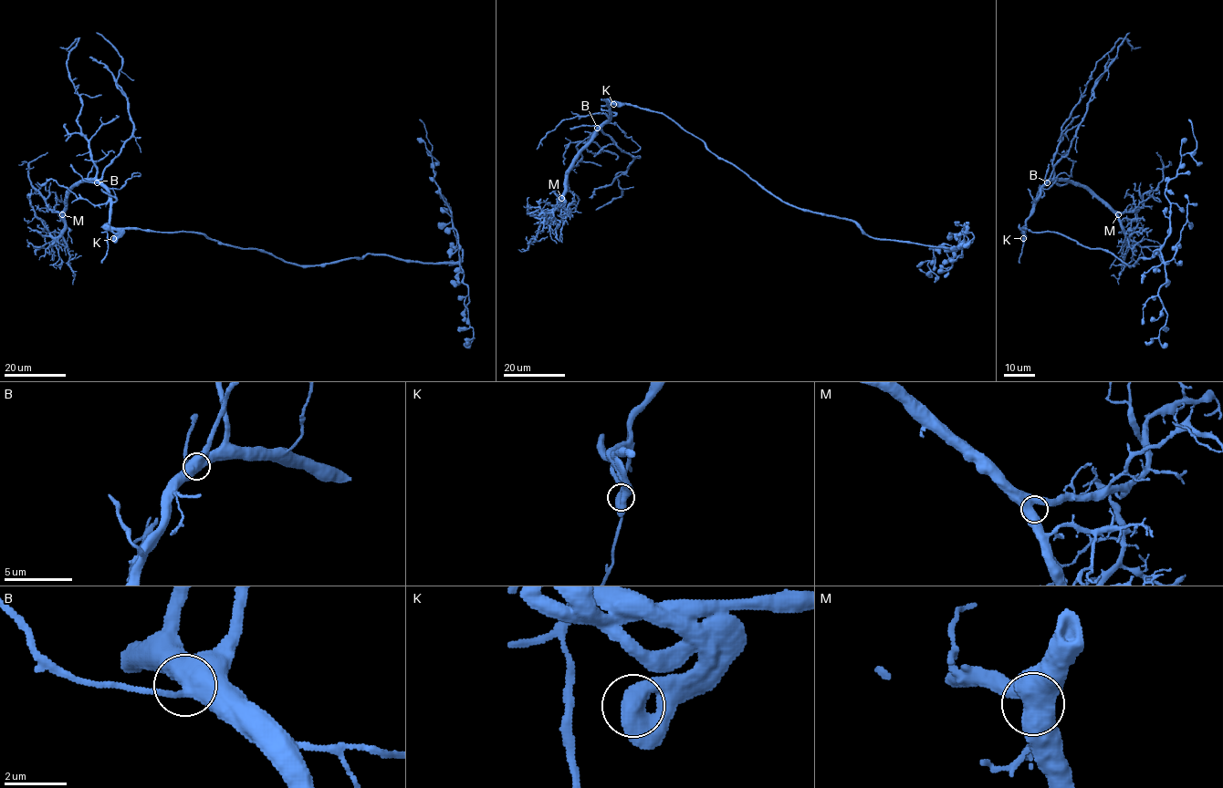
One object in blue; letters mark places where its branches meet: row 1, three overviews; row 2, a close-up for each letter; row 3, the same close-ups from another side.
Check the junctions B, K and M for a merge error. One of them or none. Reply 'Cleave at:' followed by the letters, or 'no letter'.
Cleave at: no letter

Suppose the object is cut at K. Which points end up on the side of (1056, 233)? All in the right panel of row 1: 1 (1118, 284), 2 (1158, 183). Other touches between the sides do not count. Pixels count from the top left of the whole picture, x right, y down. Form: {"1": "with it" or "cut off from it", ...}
{"1": "cut off from it", "2": "cut off from it"}

